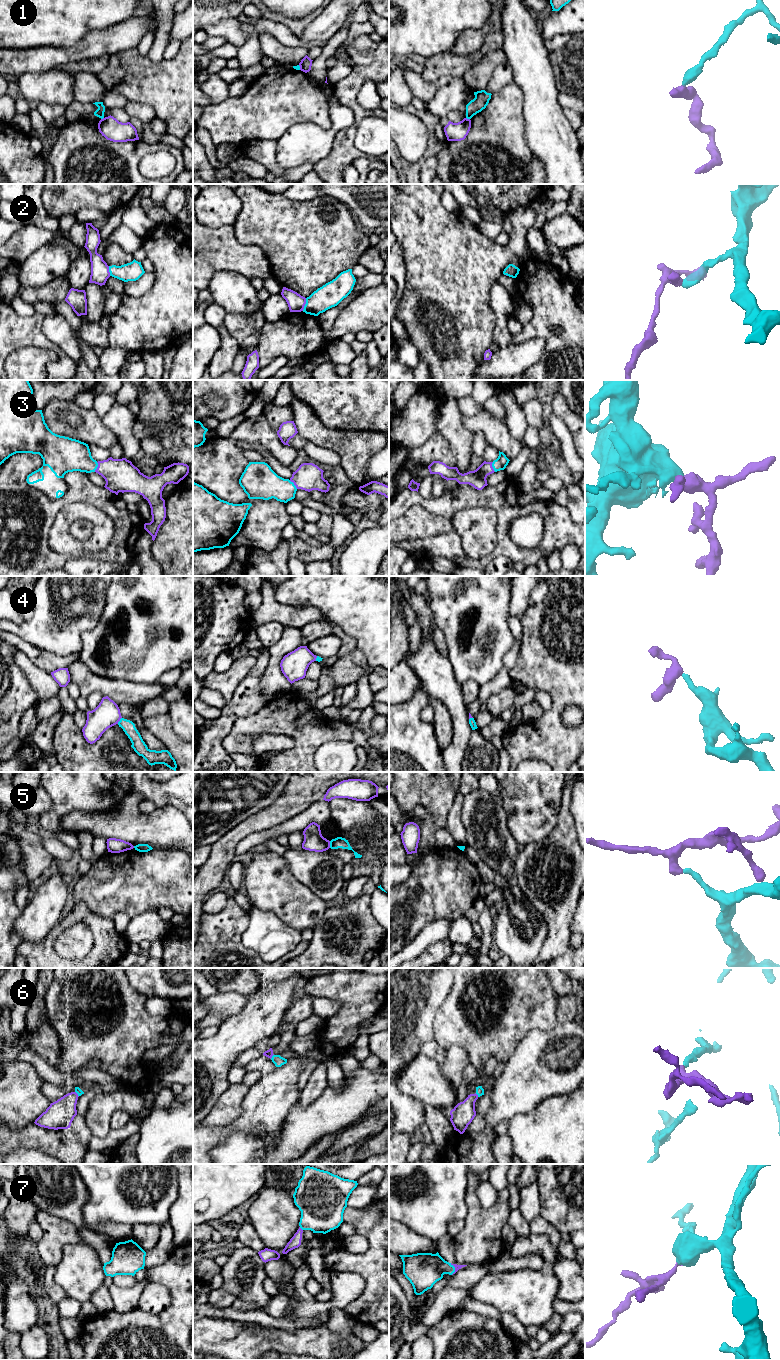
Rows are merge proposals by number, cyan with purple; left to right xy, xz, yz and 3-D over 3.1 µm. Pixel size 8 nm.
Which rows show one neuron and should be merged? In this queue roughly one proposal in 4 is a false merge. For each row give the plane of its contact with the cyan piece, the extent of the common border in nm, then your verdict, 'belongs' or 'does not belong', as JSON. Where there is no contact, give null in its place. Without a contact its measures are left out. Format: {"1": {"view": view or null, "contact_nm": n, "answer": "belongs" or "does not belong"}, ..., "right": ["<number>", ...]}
{"1": {"view": "yz", "contact_nm": 40, "answer": "does not belong"}, "2": {"view": "xz", "contact_nm": 110, "answer": "does not belong"}, "3": {"view": "xy", "contact_nm": 80, "answer": "belongs"}, "4": {"view": "xy", "contact_nm": 70, "answer": "belongs"}, "5": {"view": "xz", "contact_nm": 60, "answer": "does not belong"}, "6": {"view": "xz", "contact_nm": 50, "answer": "belongs"}, "7": {"view": "xz", "contact_nm": 40, "answer": "belongs"}, "right": ["3", "4", "6", "7"]}

